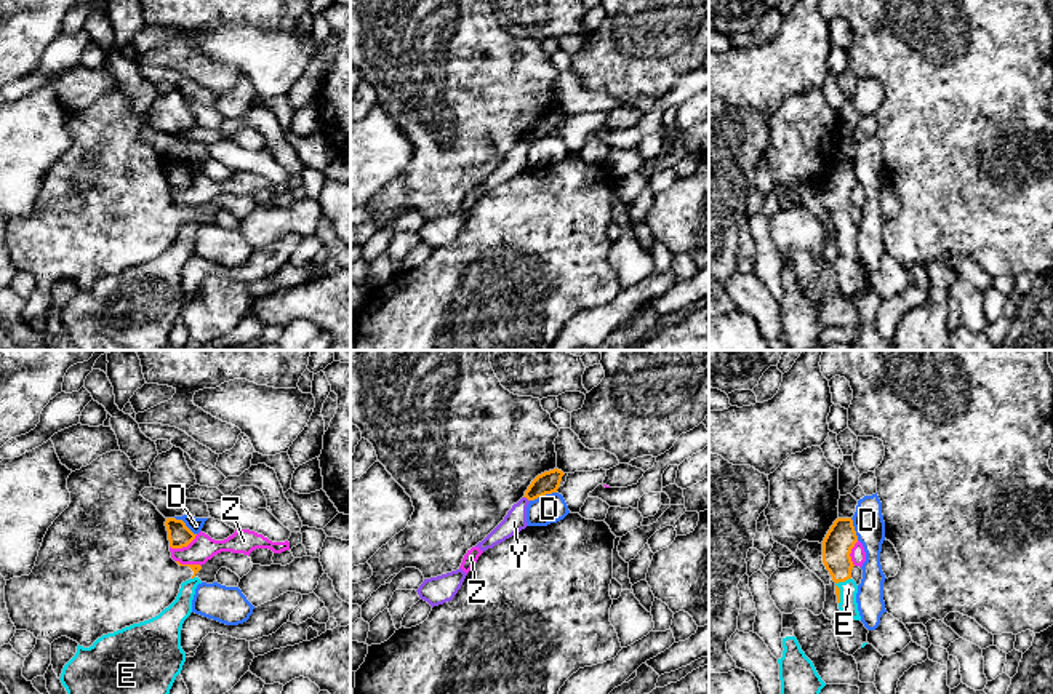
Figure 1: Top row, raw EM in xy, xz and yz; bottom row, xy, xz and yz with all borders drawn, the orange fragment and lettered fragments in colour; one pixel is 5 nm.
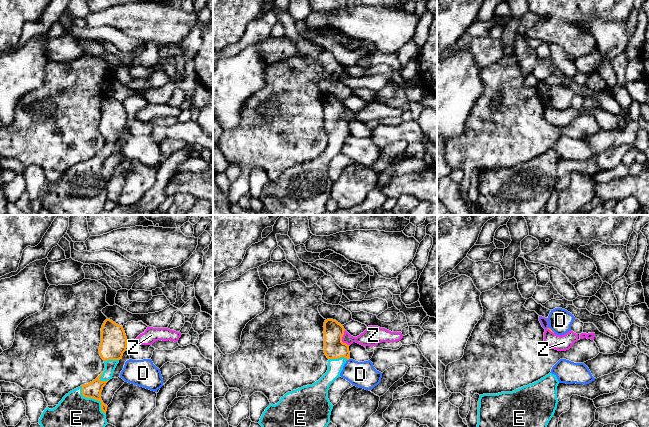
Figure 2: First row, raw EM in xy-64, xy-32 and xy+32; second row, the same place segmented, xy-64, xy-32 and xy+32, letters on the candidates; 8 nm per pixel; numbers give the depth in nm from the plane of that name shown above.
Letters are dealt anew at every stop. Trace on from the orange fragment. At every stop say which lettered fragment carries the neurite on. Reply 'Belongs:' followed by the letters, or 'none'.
Belongs: E

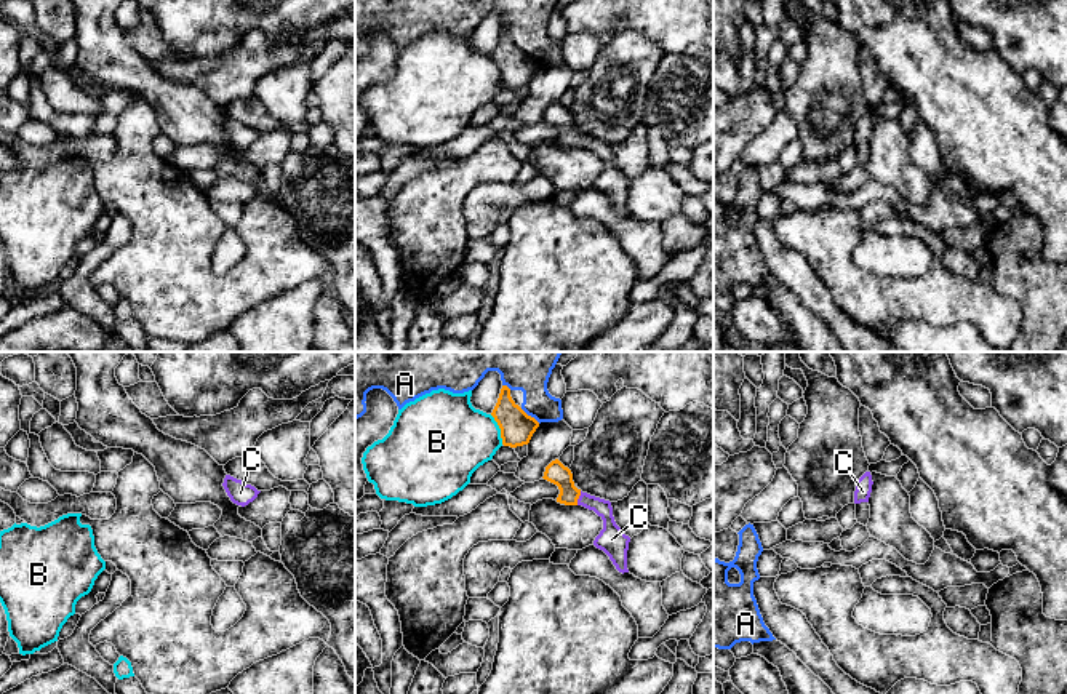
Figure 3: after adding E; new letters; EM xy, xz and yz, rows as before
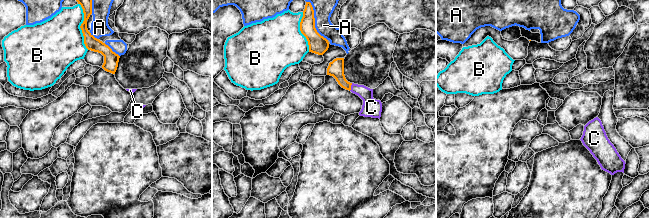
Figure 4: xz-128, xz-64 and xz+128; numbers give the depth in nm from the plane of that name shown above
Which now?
Belongs: C

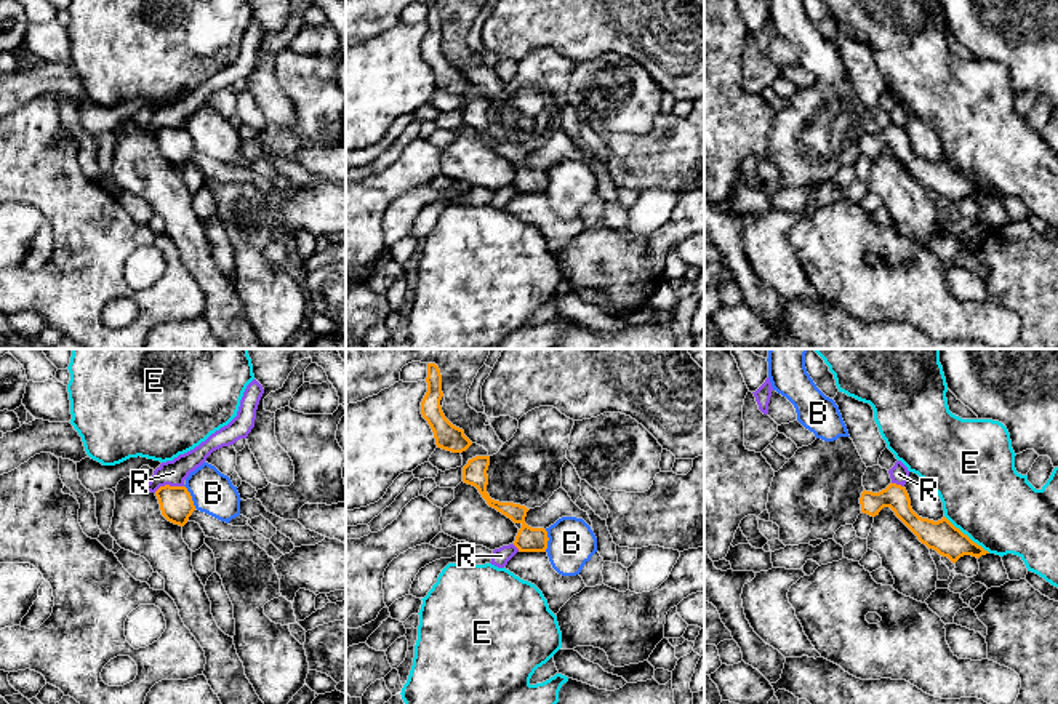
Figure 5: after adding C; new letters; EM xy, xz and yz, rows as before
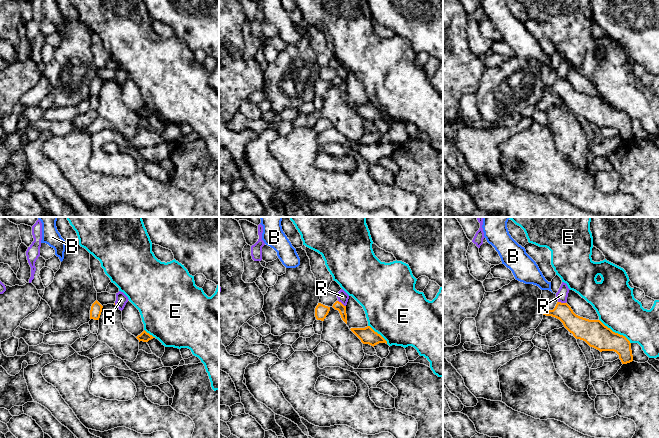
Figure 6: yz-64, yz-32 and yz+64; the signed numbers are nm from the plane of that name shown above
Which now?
Belongs: none

